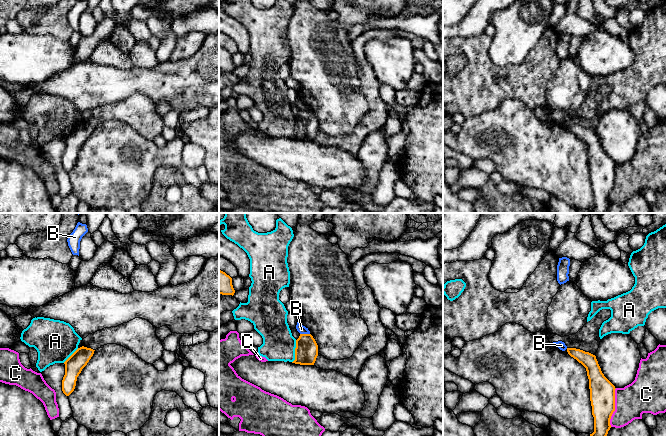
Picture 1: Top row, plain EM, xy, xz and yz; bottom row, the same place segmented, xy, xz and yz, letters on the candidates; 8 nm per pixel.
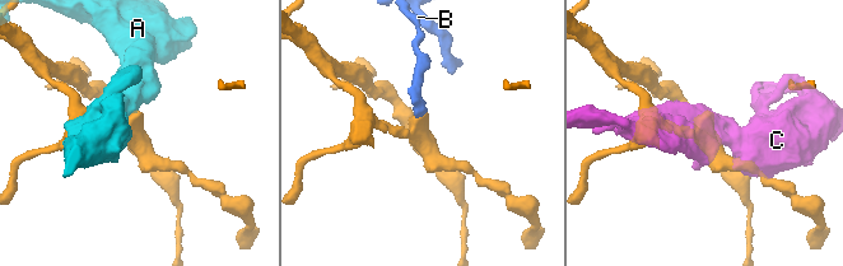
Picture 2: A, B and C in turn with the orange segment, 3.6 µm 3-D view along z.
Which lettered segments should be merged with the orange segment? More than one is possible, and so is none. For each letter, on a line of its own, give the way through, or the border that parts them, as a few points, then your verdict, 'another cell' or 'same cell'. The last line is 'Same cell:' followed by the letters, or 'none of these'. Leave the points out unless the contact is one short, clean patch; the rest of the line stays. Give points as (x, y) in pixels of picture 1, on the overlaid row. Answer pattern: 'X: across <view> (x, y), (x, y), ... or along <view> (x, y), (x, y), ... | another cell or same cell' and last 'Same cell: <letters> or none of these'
A: another cell
B: another cell
C: another cell
Same cell: none of these

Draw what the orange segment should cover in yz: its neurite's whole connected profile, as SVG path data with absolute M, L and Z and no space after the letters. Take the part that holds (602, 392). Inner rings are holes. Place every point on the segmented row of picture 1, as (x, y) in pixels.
M567 348L568 354L587 371L590 389L594 432L590 436L607 436L610 419L615 411L615 386L604 376L596 356L576 348Z

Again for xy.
M82 346L64 362L65 375L62 380L62 391L66 396L74 391L77 377L93 356L94 351L91 348Z

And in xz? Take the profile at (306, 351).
M300 334L296 340L295 360L292 363L314 365L318 356L318 345L311 334Z

